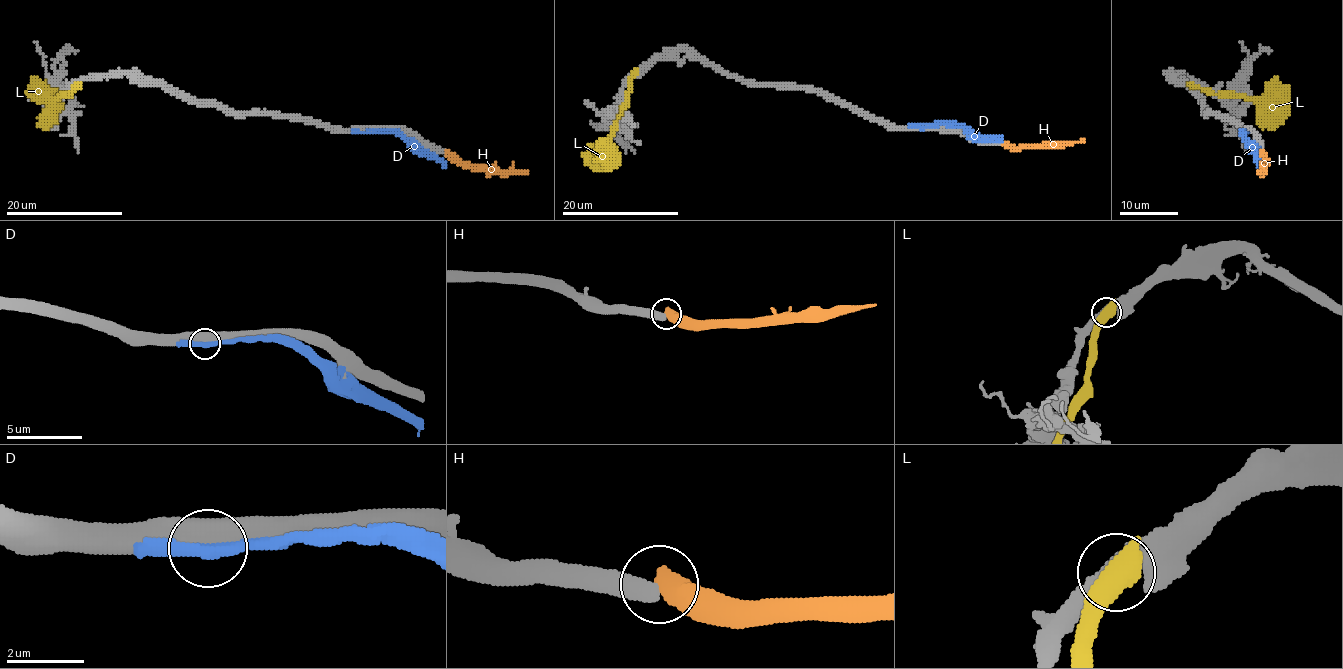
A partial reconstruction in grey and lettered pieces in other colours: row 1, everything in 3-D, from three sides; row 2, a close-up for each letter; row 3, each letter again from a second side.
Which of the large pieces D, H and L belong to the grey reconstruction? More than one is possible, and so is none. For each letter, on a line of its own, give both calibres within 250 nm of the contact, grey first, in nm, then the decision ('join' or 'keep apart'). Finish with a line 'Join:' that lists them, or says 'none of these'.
D: calibres 550 and 460 nm; keep apart
H: calibres 550 and 650 nm; join
L: calibres 480 and 750 nm; keep apart
Join: H

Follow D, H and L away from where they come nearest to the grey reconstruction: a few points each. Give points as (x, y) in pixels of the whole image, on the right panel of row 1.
D: (1246, 131), (1243, 130), (1244, 140), (1255, 150), (1256, 168)
H: (1262, 152), (1265, 165), (1258, 172)
L: (1192, 83), (1215, 94), (1237, 94), (1250, 98), (1271, 98), (1284, 85)

